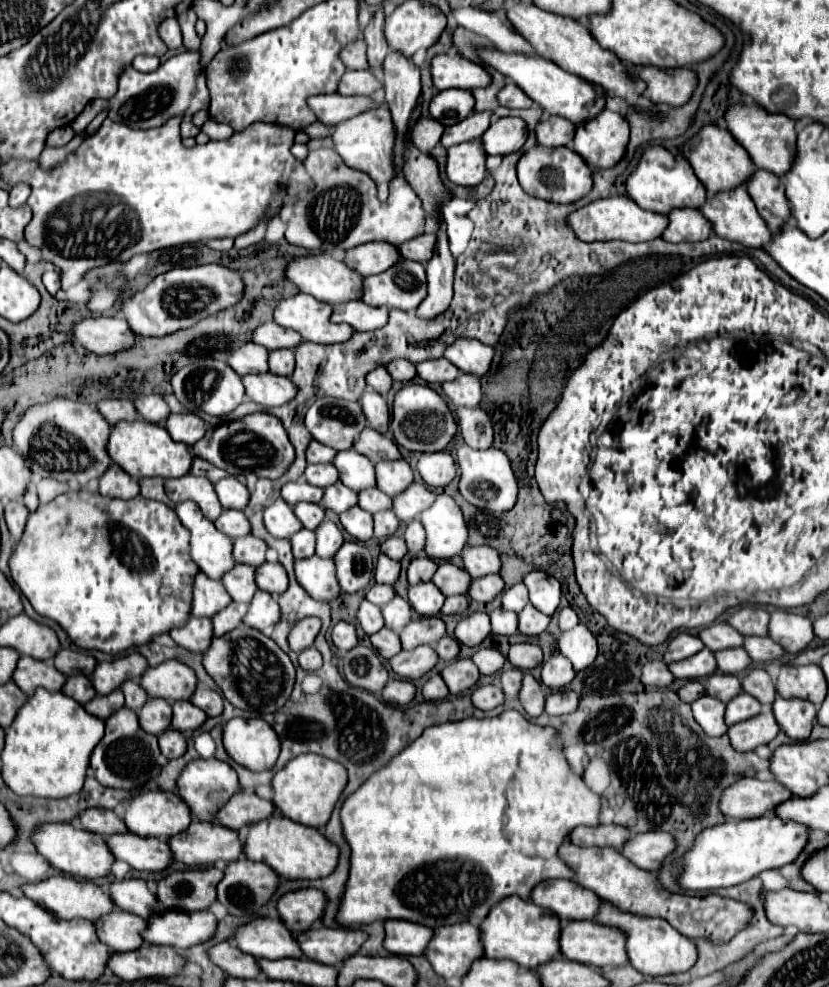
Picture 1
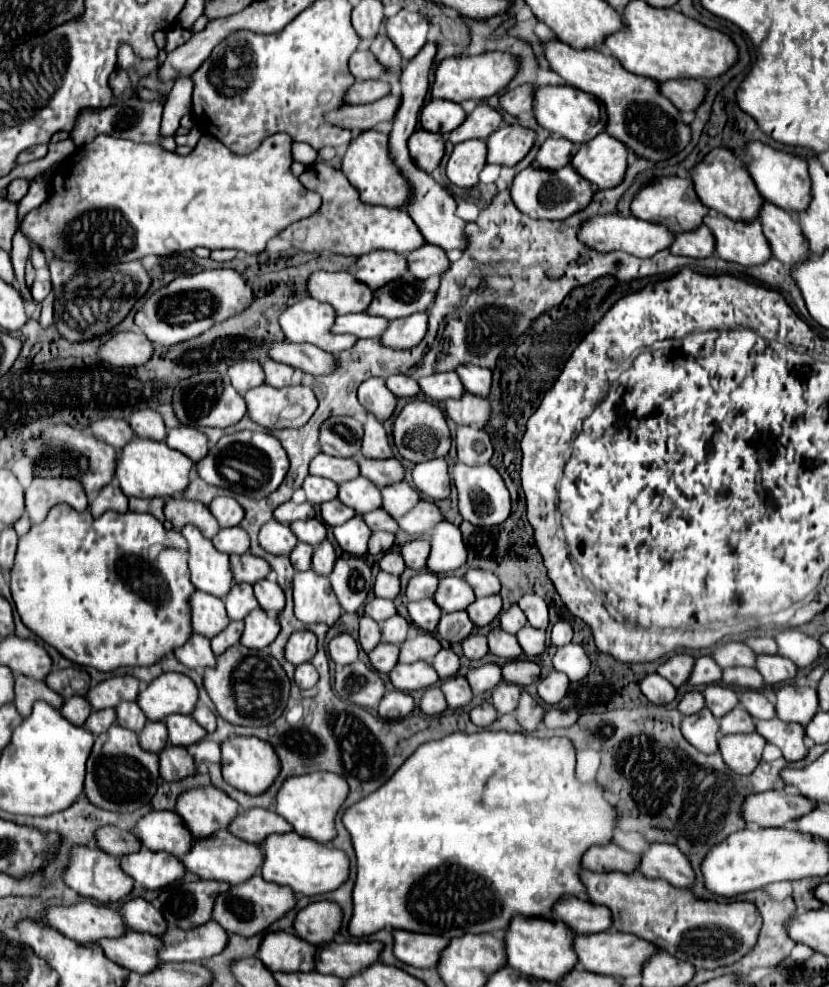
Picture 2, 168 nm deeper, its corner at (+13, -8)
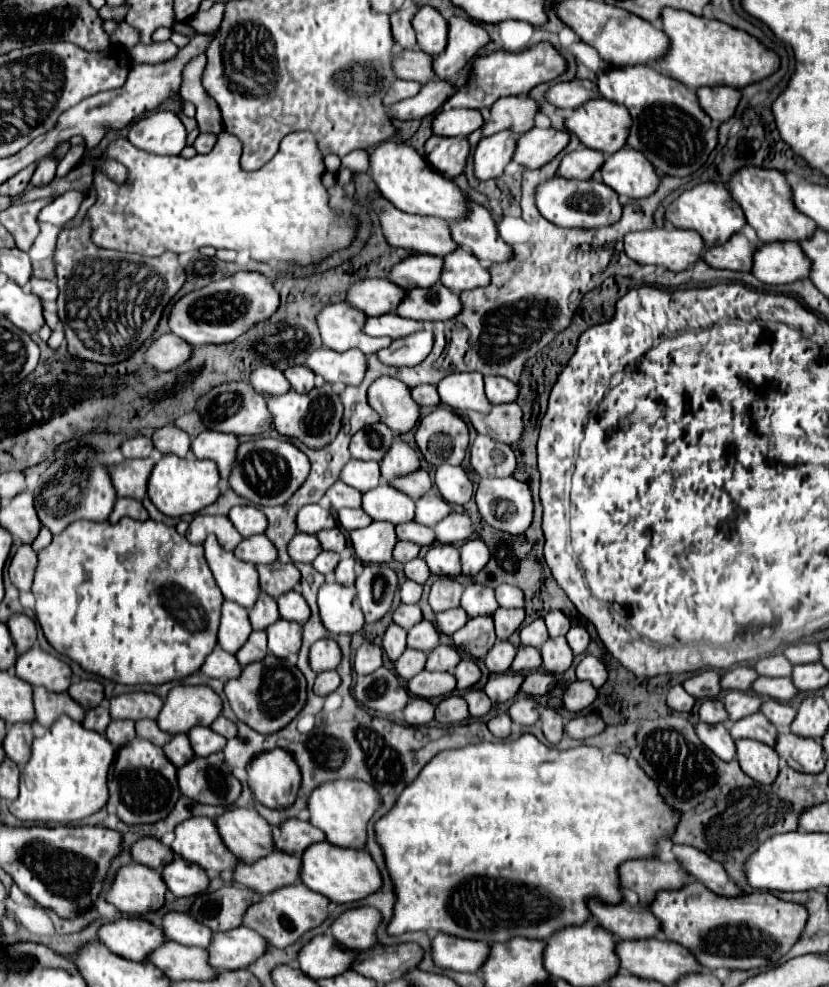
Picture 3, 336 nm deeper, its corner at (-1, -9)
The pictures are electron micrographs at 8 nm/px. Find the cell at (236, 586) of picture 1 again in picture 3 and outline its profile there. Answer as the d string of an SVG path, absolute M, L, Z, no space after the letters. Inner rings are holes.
M259 594L255 606L249 610L249 620L255 630L265 630L269 624L273 624L279 618L277 602L269 594Z

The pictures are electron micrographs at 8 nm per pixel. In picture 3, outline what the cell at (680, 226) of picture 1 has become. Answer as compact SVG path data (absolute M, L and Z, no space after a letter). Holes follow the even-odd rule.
M733 234L725 244L719 244L719 246L705 246L703 250L703 260L713 266L713 268L729 268L729 270L751 270L751 256L755 252L755 244L749 242L743 234Z

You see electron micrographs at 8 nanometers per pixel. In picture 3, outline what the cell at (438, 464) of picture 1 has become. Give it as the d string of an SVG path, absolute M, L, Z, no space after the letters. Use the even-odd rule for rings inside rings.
M441 464L435 470L435 486L451 504L467 504L473 494L473 484L461 466Z

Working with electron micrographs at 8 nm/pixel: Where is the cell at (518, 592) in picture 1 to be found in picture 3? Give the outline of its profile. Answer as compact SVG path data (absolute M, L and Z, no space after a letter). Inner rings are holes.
M541 618L533 620L531 624L525 624L525 626L519 630L519 634L521 634L521 642L523 642L525 646L535 646L535 648L539 648L539 646L549 638L547 628L545 628L545 622L543 622Z

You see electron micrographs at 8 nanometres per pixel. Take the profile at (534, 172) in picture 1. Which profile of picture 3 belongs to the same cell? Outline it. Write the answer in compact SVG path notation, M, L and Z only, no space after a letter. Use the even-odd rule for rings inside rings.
M553 176L537 186L535 204L543 218L563 228L601 228L617 222L621 216L621 204L615 190L595 178L567 180L563 176Z

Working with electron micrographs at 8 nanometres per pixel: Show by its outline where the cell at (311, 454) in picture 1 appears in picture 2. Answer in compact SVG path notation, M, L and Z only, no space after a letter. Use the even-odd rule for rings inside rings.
M319 453L311 461L309 471L311 471L311 475L331 479L331 481L335 481L339 485L339 483L351 481L353 477L359 477L359 463L353 461L353 459L337 459L337 457Z

